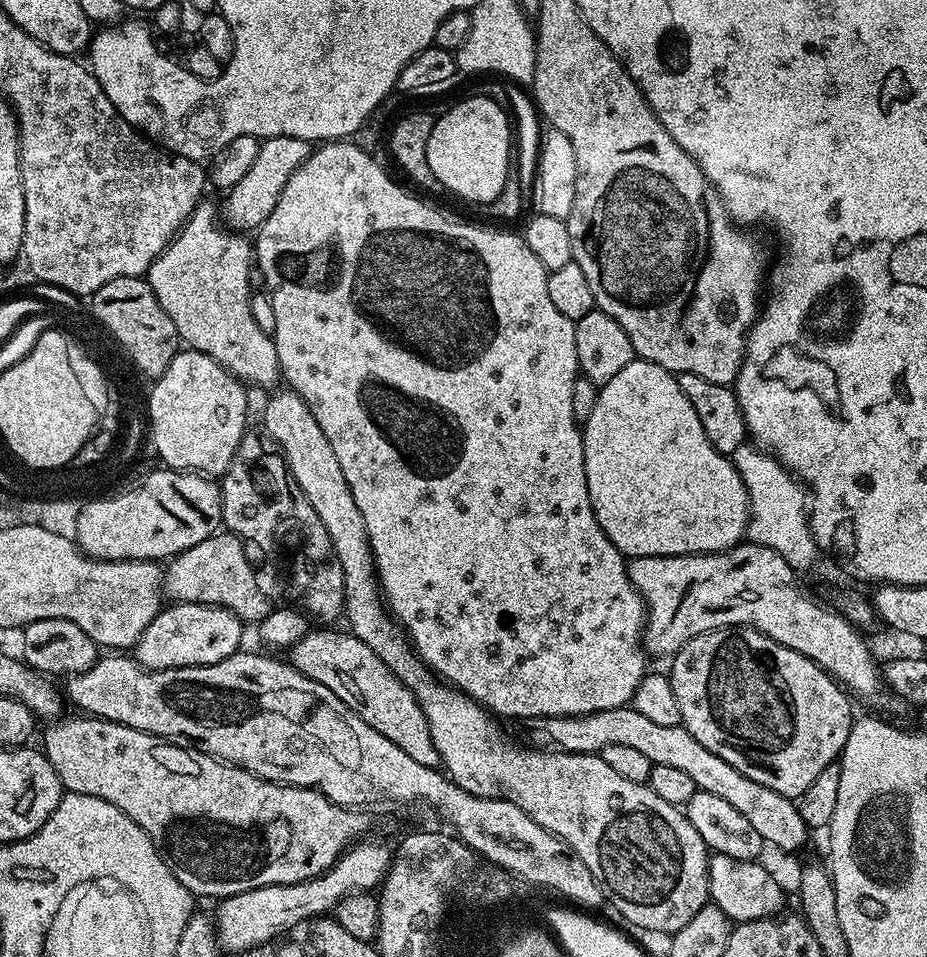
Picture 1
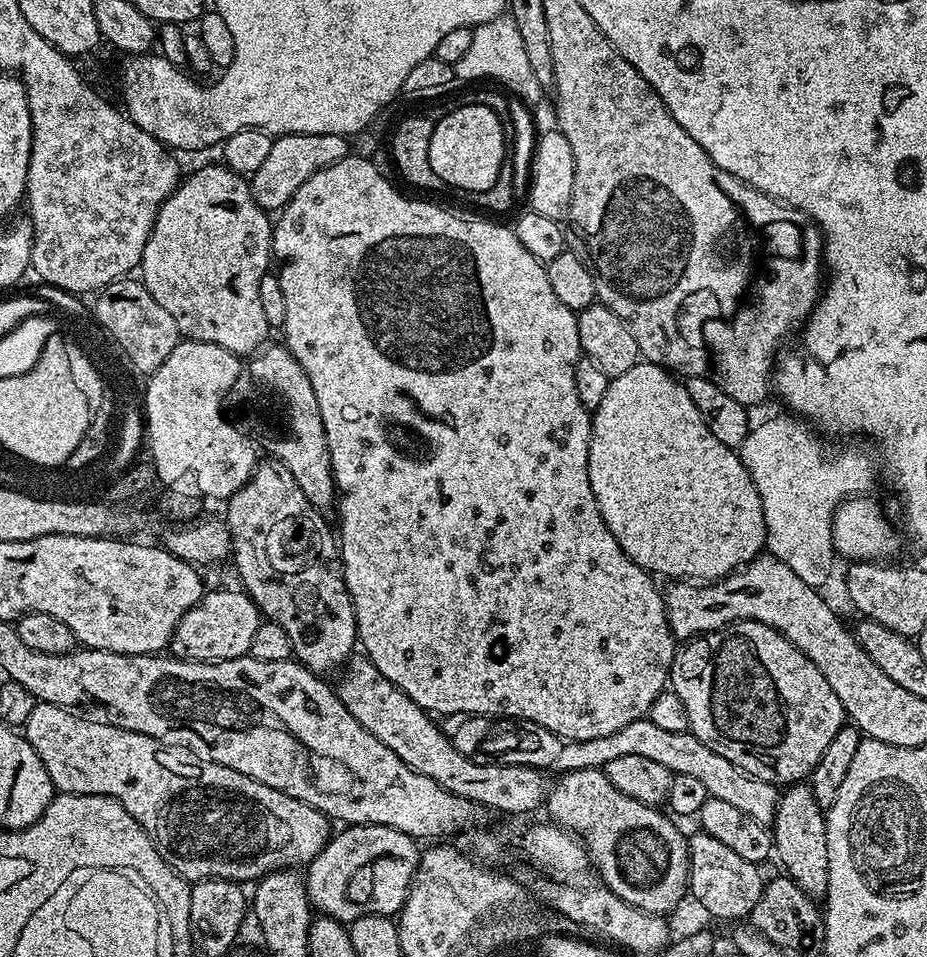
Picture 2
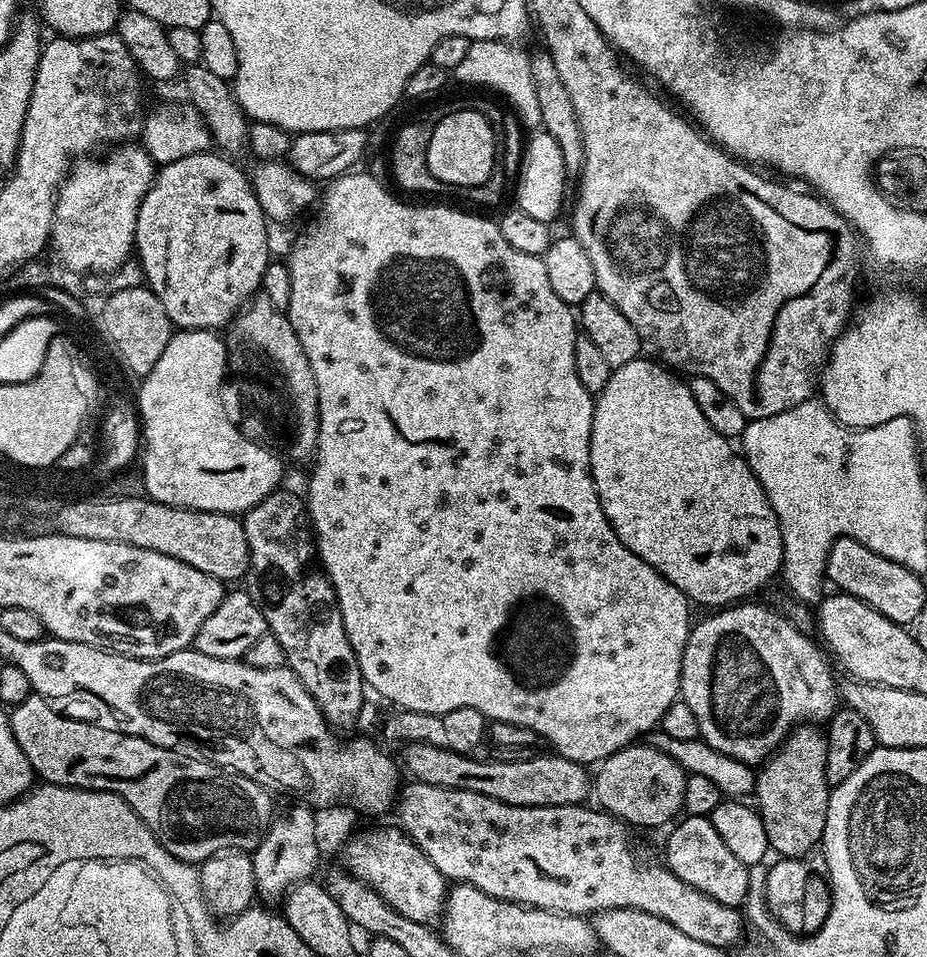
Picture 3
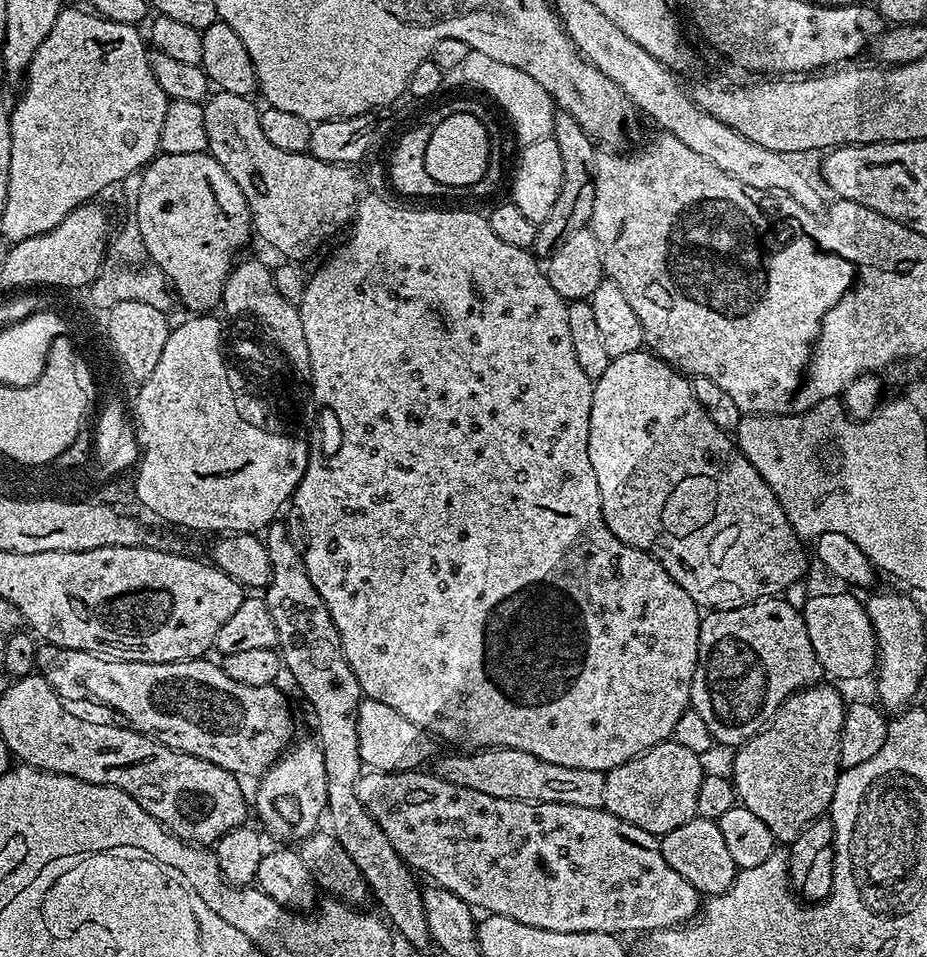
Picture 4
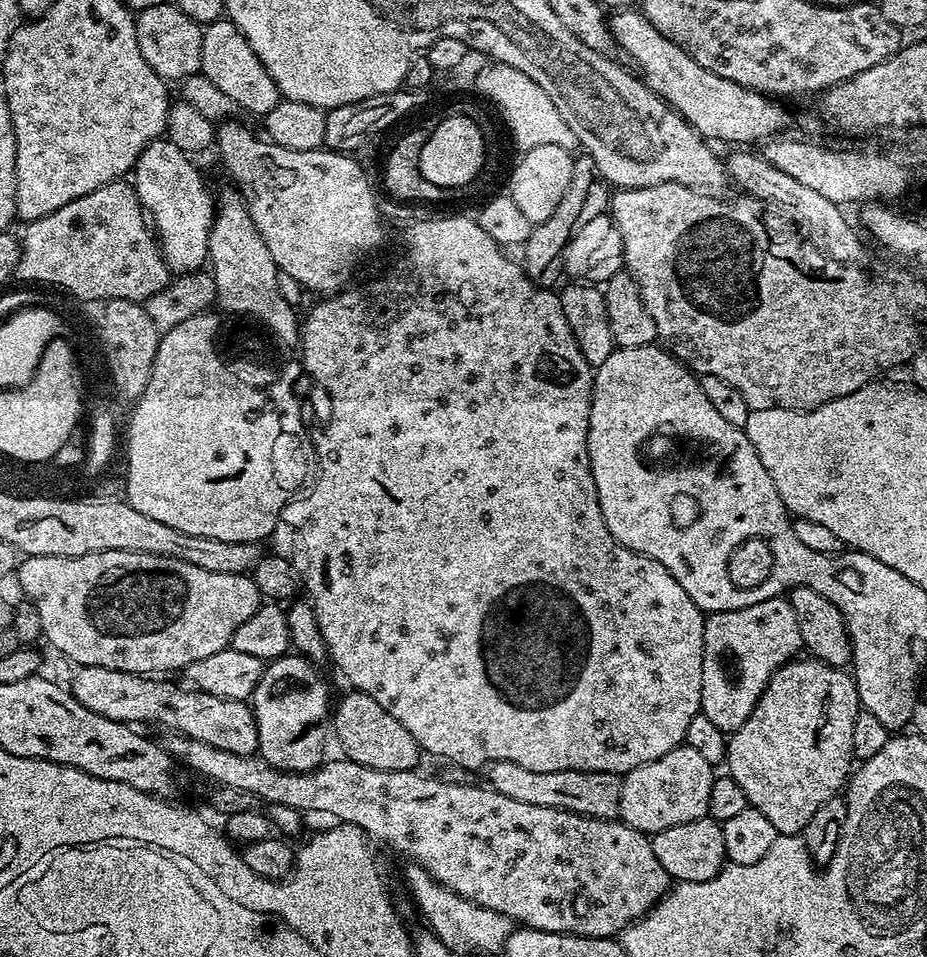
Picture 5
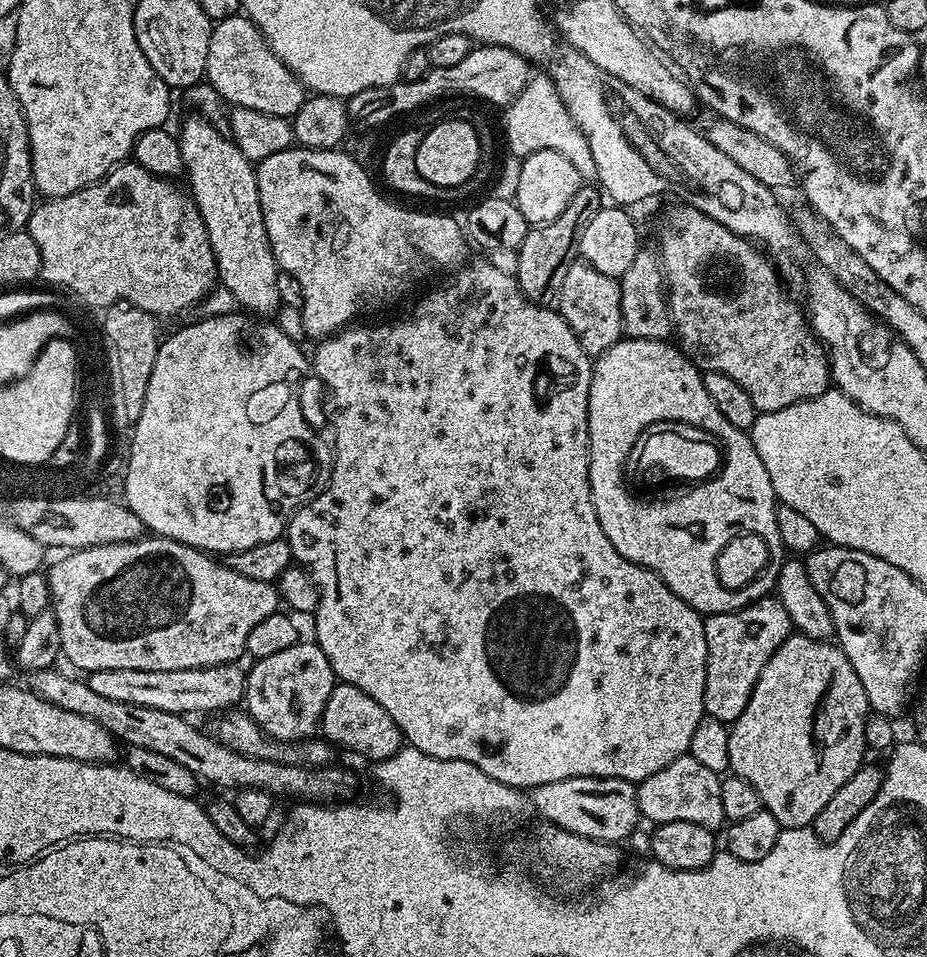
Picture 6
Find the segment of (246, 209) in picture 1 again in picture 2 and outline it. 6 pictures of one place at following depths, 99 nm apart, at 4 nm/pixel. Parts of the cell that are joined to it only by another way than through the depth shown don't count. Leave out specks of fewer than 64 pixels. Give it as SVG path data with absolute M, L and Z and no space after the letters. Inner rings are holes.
M292 132L288 136L277 135L272 141L270 155L265 158L262 166L258 166L258 170L252 173L250 177L252 196L258 206L263 208L265 212L269 214L279 213L285 204L292 201L292 195L298 190L298 186L302 186L302 182L306 182L306 178L310 178L315 172L330 166L334 162L342 162L342 158L346 158L349 154L350 140L347 136L339 136L338 134L298 134L297 132Z

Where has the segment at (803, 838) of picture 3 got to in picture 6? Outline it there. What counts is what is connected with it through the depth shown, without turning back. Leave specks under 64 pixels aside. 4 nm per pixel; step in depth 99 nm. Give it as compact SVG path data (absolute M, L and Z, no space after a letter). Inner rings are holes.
M799 634L788 636L786 642L782 642L779 650L772 655L770 662L766 662L766 666L762 666L762 674L758 674L758 682L750 694L750 702L746 702L746 710L742 710L742 714L737 720L732 721L728 729L730 734L728 767L731 775L750 782L750 786L754 786L754 790L758 790L758 798L763 811L774 814L774 818L778 818L781 829L807 829L814 822L814 818L818 818L822 806L826 806L826 802L830 802L830 798L834 798L834 794L838 794L839 788L845 782L850 782L850 778L854 778L856 771L865 763L866 718L868 715L870 715L870 709L866 690L862 690L862 682L858 682L858 674L854 674L854 666L850 666L850 658L846 658L846 654L840 647L827 640L815 640L809 636Z

